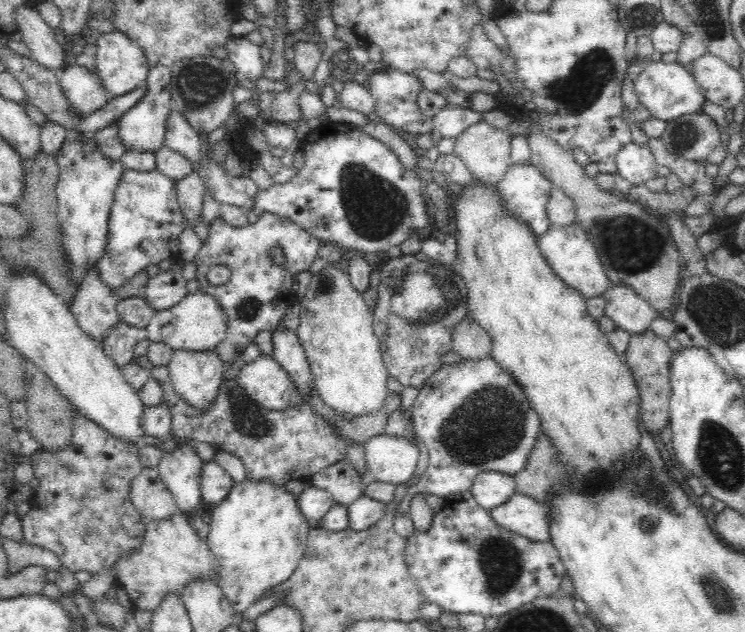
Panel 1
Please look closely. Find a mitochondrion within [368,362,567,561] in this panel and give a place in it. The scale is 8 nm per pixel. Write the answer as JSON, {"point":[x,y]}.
{"point":[491,425]}

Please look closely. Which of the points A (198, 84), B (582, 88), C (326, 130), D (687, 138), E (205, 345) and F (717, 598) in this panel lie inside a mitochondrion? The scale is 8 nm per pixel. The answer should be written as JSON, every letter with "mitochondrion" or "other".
{"A":"mitochondrion","B":"mitochondrion","C":"other","D":"mitochondrion","E":"other","F":"mitochondrion"}

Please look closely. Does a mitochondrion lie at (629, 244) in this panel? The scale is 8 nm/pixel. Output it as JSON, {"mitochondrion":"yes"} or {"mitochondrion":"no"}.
{"mitochondrion":"yes"}

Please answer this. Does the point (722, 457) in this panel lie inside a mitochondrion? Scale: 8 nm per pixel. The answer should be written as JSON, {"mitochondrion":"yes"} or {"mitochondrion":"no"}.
{"mitochondrion":"yes"}

